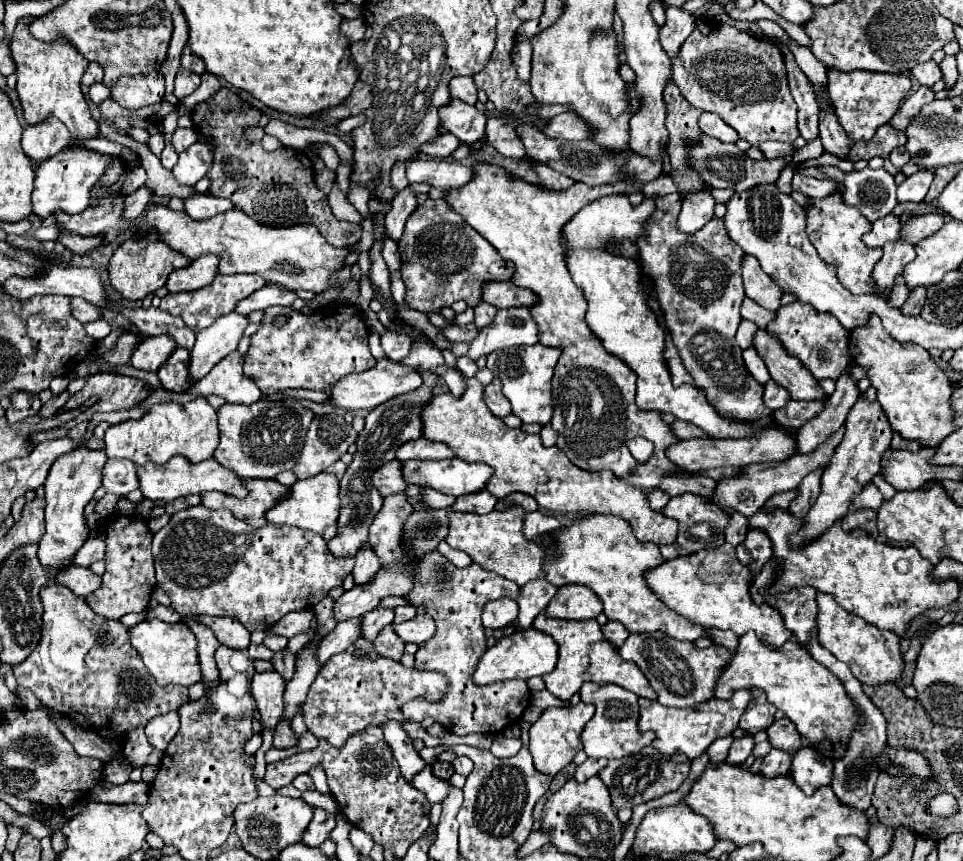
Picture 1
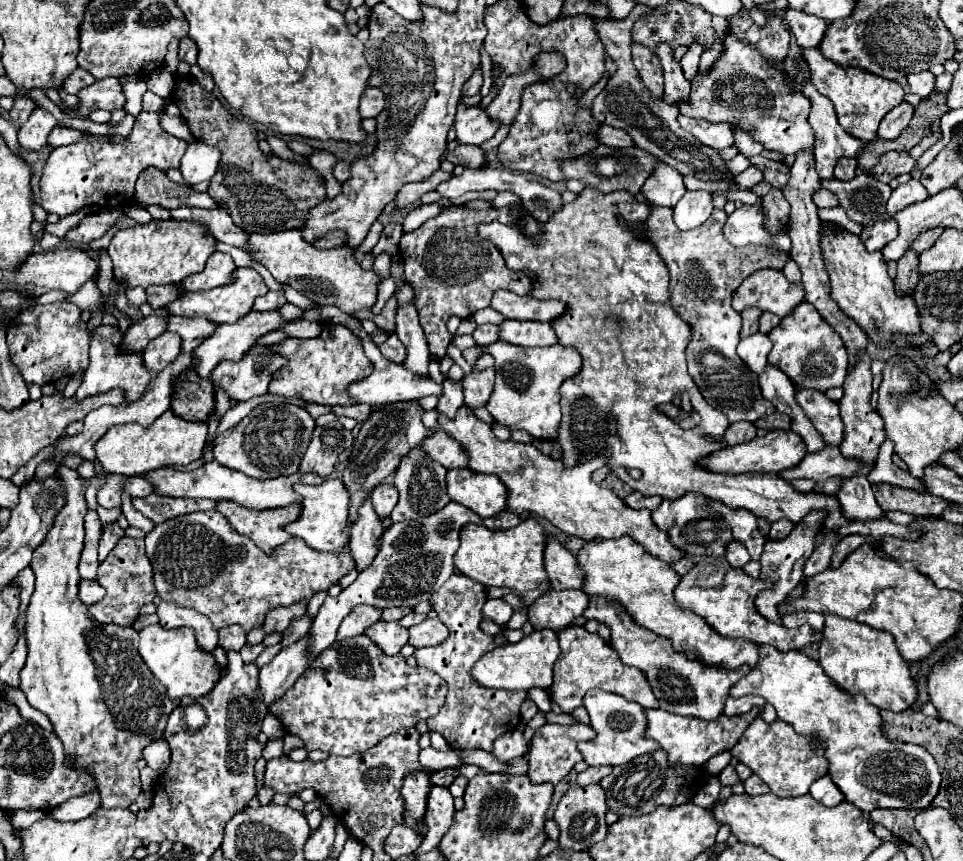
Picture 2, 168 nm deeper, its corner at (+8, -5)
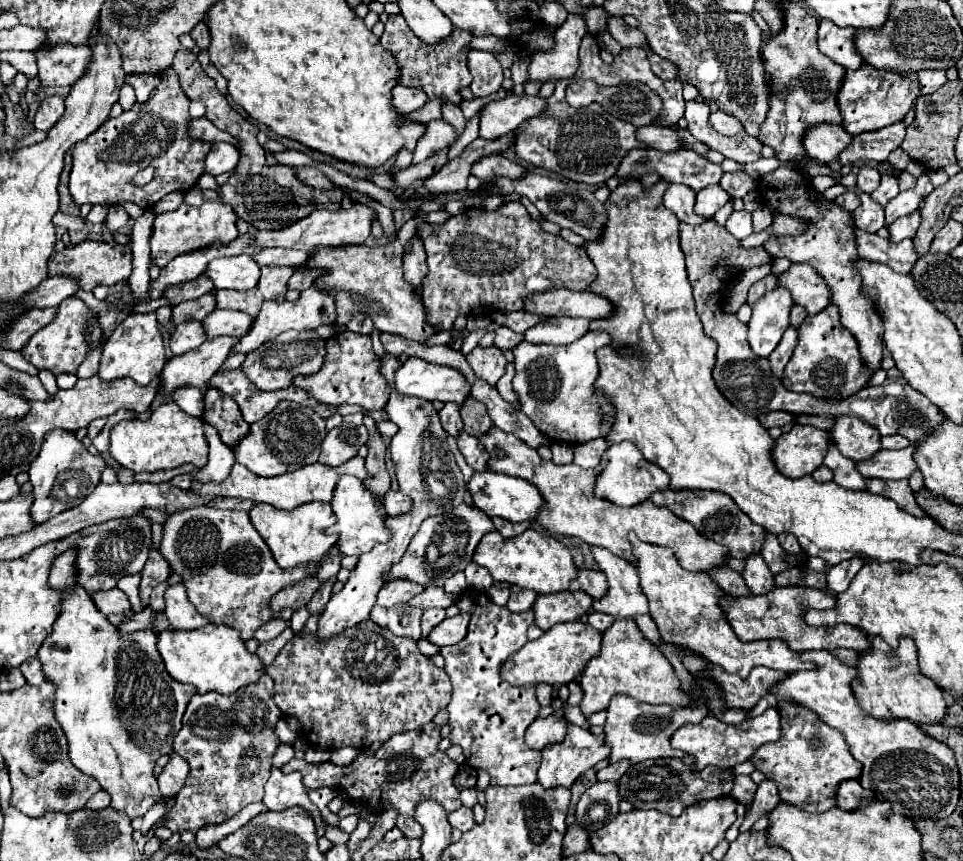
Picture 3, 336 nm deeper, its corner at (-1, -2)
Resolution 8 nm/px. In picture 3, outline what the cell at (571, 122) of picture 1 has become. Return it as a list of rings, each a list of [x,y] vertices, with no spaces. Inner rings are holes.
[[[650,125],[639,127],[635,137],[645,143],[647,147],[659,149],[659,151],[677,151],[681,149],[681,139],[677,137],[677,131],[672,128]]]

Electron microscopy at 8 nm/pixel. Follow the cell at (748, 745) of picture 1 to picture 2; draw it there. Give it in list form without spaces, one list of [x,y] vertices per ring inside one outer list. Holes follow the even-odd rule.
[[[726,766],[722,772],[720,772],[720,784],[722,786],[734,786],[734,784],[740,784],[740,778],[736,774],[736,770],[732,766]]]

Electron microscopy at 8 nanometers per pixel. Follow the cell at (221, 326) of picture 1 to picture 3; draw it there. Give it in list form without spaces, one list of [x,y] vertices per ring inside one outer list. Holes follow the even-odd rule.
[[[309,287],[293,303],[289,303],[289,301],[281,301],[281,303],[269,303],[269,301],[265,301],[261,305],[259,315],[253,319],[251,329],[239,339],[237,345],[233,345],[231,353],[243,353],[243,355],[247,355],[247,353],[255,351],[257,347],[261,347],[263,343],[267,343],[267,341],[275,339],[277,335],[281,335],[283,331],[289,331],[289,329],[293,329],[293,331],[305,331],[305,329],[315,329],[319,325],[329,325],[329,323],[335,323],[335,301],[333,301],[333,297],[321,293],[317,287]]]

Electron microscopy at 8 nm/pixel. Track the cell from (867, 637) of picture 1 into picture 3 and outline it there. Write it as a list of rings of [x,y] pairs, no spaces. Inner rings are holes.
[[[867,635],[867,639],[871,647],[859,651],[855,663],[857,677],[851,683],[859,705],[869,715],[881,719],[903,717],[913,723],[941,723],[947,703],[941,689],[919,671],[915,641],[911,637],[901,637],[899,647],[891,649],[879,635]]]

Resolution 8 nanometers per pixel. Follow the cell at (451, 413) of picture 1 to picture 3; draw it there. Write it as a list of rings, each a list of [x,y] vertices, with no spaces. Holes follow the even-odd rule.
[[[491,427],[487,433],[479,435],[477,441],[481,445],[485,445],[485,449],[491,455],[491,459],[489,459],[491,471],[521,477],[539,489],[539,493],[543,497],[543,505],[537,513],[537,523],[555,535],[559,533],[559,535],[579,537],[589,545],[605,547],[611,553],[615,553],[627,561],[633,561],[631,543],[629,543],[627,535],[635,533],[645,543],[671,547],[675,551],[677,561],[687,571],[707,571],[715,565],[721,565],[727,557],[727,553],[721,545],[717,545],[715,541],[711,541],[707,537],[701,537],[693,529],[693,525],[677,519],[667,509],[655,507],[653,501],[643,501],[641,505],[633,505],[633,507],[619,507],[607,499],[595,497],[595,475],[597,475],[595,471],[601,471],[605,467],[605,461],[601,461],[593,469],[583,469],[575,463],[555,465],[553,461],[543,461],[533,447],[525,445],[521,439],[513,437],[511,433],[501,431],[497,427]]]

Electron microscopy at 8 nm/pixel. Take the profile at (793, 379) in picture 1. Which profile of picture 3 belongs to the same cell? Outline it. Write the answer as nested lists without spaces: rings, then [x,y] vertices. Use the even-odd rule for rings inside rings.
[[[851,415],[835,417],[835,425],[831,431],[833,431],[831,439],[835,441],[837,449],[851,461],[869,459],[881,447],[877,429],[865,425],[865,421]]]

